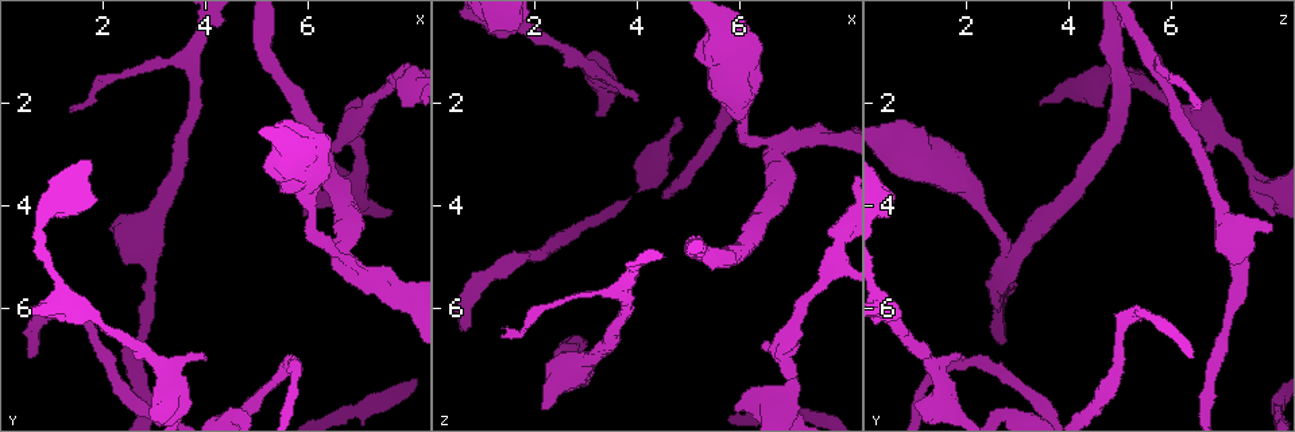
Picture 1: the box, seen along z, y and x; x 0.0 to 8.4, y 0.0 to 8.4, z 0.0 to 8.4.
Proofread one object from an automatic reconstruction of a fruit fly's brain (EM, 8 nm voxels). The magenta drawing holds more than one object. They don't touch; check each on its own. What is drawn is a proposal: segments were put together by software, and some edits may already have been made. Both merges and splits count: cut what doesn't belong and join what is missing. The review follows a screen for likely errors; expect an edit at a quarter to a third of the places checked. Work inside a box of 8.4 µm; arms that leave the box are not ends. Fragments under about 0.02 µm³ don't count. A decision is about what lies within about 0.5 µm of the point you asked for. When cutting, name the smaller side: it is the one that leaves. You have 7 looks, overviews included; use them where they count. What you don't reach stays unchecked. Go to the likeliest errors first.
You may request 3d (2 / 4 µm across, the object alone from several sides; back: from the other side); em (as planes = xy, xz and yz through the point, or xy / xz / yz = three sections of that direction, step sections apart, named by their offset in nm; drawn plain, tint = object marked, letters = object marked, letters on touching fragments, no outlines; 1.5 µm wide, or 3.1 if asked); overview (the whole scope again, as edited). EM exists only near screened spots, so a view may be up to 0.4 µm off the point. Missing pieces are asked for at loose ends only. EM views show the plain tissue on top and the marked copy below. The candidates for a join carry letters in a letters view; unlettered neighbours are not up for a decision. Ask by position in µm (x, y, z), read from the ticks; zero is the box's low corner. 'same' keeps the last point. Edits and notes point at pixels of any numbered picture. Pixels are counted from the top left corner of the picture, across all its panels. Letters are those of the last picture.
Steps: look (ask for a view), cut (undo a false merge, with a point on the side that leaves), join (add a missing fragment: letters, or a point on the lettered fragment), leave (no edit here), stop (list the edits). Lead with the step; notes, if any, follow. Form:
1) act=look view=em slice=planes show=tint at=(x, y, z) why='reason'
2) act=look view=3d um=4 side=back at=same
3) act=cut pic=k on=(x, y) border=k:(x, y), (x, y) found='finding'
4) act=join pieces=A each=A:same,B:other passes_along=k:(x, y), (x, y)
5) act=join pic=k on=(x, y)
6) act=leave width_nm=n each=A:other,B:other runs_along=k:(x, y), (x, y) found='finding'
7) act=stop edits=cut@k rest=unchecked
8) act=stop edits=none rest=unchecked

act=look view=3d um=4 at=(4.00, 7.00, 1.90) why='thin end'

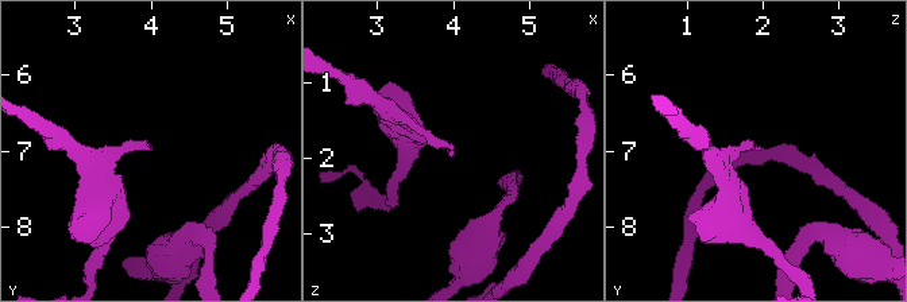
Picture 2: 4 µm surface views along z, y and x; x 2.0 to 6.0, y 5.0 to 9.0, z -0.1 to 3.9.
act=look view=em slice=planes show=tint at=(4.05, 6.95, 2.00) why='now the EM'

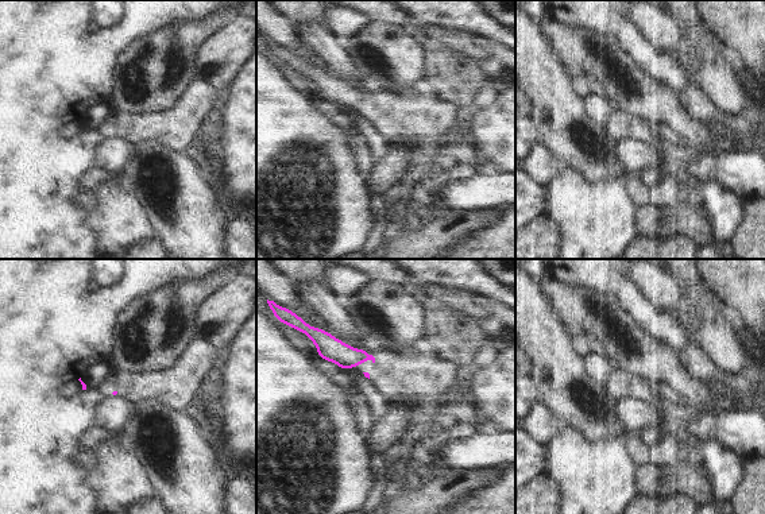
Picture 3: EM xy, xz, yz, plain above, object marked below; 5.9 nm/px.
act=look view=em slice=planes show=letters at=same

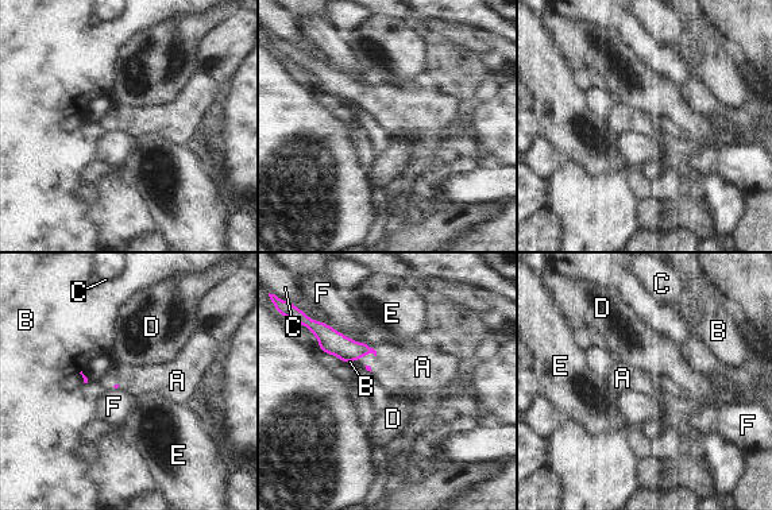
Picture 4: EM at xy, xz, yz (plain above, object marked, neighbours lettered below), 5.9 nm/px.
act=join pic=4 on=(393, 367) each=A:same,B:other,C:other,D:other,E:other,F:other passes_along=4:(331, 342), (366, 354), (393, 367) found='it goes on there'

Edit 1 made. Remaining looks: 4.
act=look view=em slice=planes show=letters at=(0.60, 7.00, 6.40) why='long arm stops here'

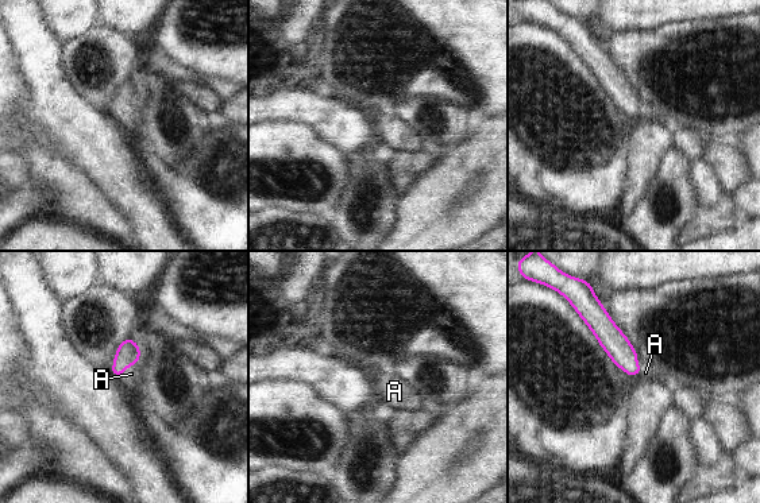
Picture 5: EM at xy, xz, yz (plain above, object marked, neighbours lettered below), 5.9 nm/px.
act=join pic=5 on=(131, 374) width_nm=140 each=A:same passes_along=5:(127, 353), (131, 364), (131, 374) found='the cell continues'

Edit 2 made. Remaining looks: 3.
act=stop edits=join@4,join@5 rest=unchecked

